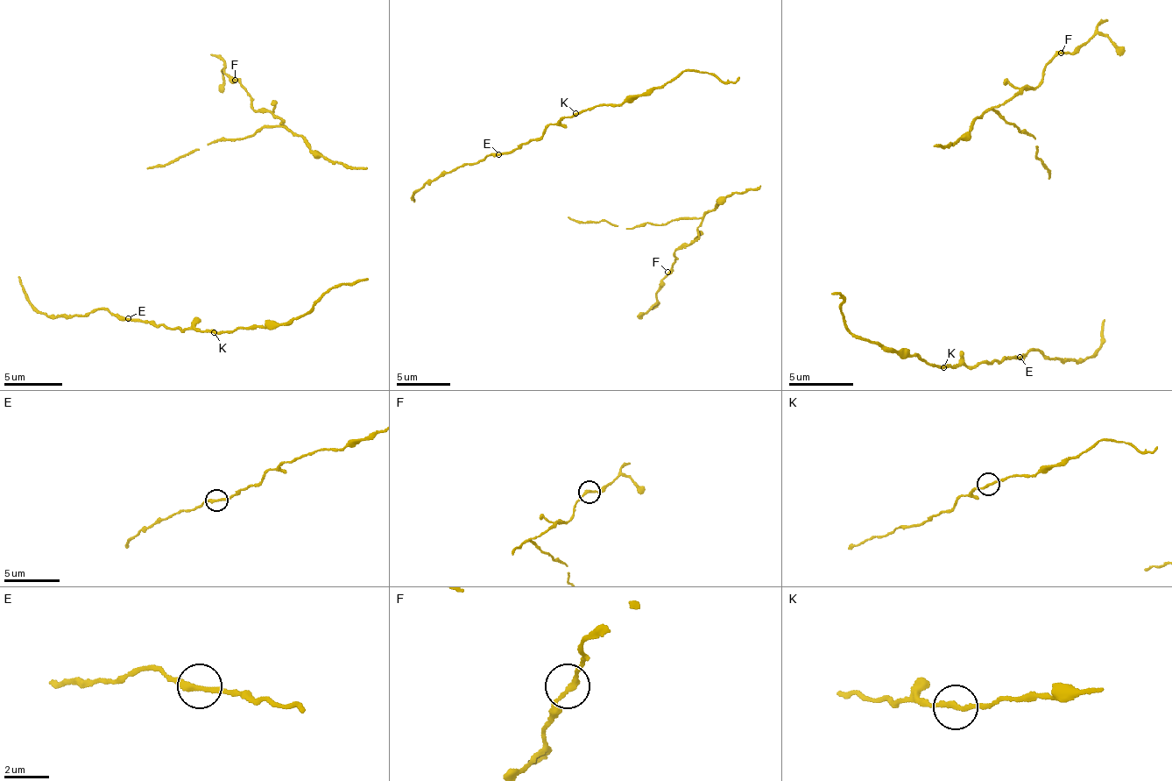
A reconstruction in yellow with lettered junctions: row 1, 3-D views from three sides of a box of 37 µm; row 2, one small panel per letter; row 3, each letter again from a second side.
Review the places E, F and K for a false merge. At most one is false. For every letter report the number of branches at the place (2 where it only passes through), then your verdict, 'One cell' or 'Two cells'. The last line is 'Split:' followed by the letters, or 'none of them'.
E: Branches: 2. Two cells
F: Branches: 2. One cell
K: Branches: 2. One cell
Split: E

